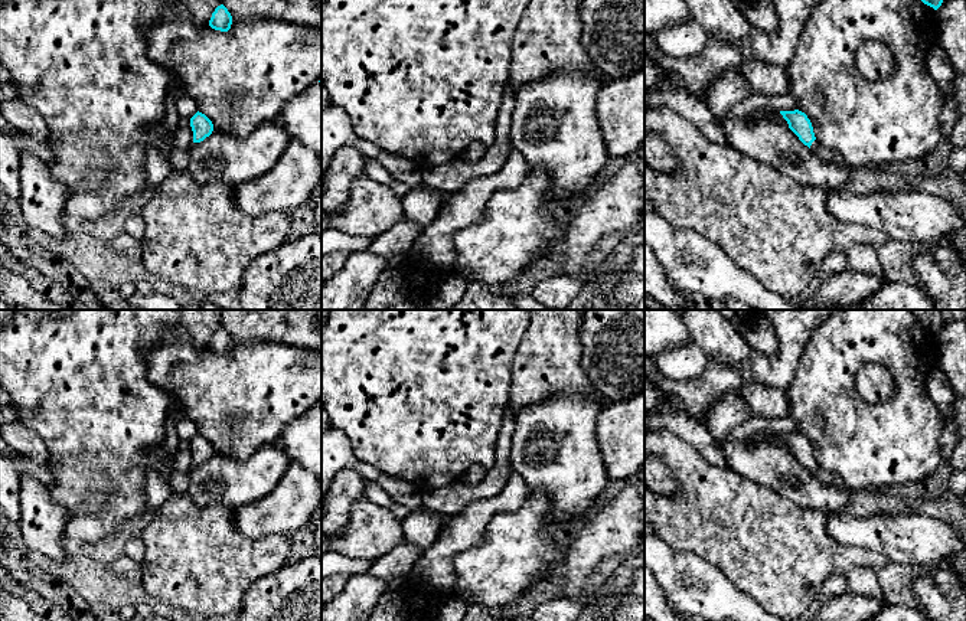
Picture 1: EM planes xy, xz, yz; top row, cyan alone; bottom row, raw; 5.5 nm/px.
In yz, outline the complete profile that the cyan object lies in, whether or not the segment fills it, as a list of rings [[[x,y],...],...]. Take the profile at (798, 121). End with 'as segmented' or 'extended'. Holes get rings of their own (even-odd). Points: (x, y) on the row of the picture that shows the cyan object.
[[[794,110],[794,111],[780,111],[780,114],[787,121],[789,128],[799,137],[799,140],[805,146],[807,146],[812,150],[812,153],[816,157],[825,161],[833,161],[851,167],[841,153],[829,150],[816,141],[812,122],[805,112]]]; extended

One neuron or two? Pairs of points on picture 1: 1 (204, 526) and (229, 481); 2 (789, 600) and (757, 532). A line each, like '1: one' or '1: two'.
1: two
2: one

